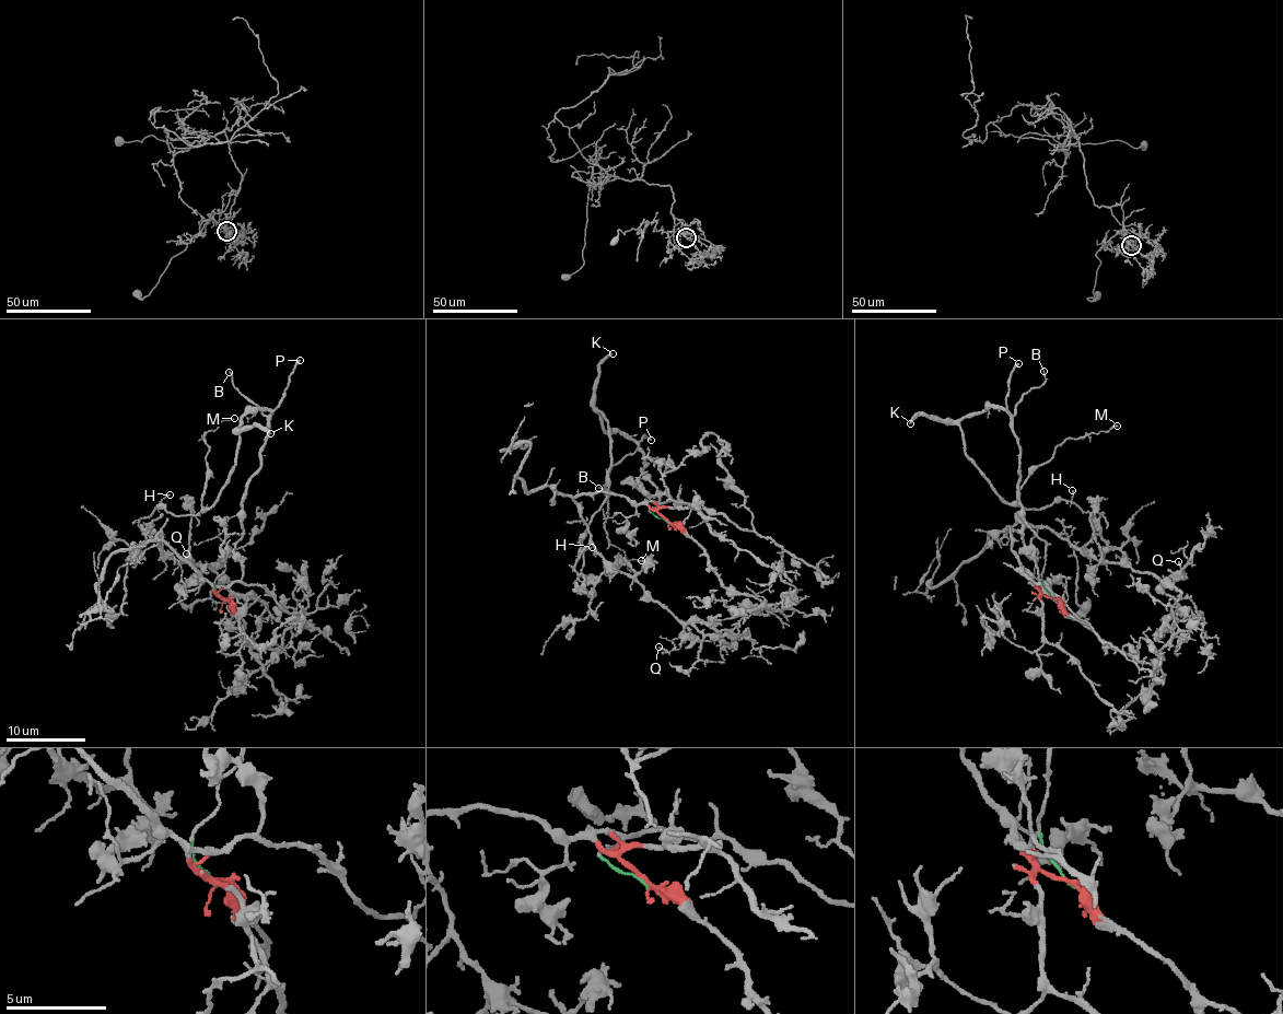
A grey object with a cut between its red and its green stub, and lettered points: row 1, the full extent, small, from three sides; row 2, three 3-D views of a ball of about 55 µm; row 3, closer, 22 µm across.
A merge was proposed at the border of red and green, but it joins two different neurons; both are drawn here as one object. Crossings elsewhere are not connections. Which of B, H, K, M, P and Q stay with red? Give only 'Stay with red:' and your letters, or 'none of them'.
Stay with red: Q

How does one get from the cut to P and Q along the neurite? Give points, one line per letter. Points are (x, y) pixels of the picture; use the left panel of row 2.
P: (222, 598), (216, 578), (242, 535), (244, 489), (260, 465), (267, 417), (300, 360)
Q: (222, 598), (158, 535), (158, 544), (178, 560), (193, 560), (212, 570), (193, 563), (187, 552)

